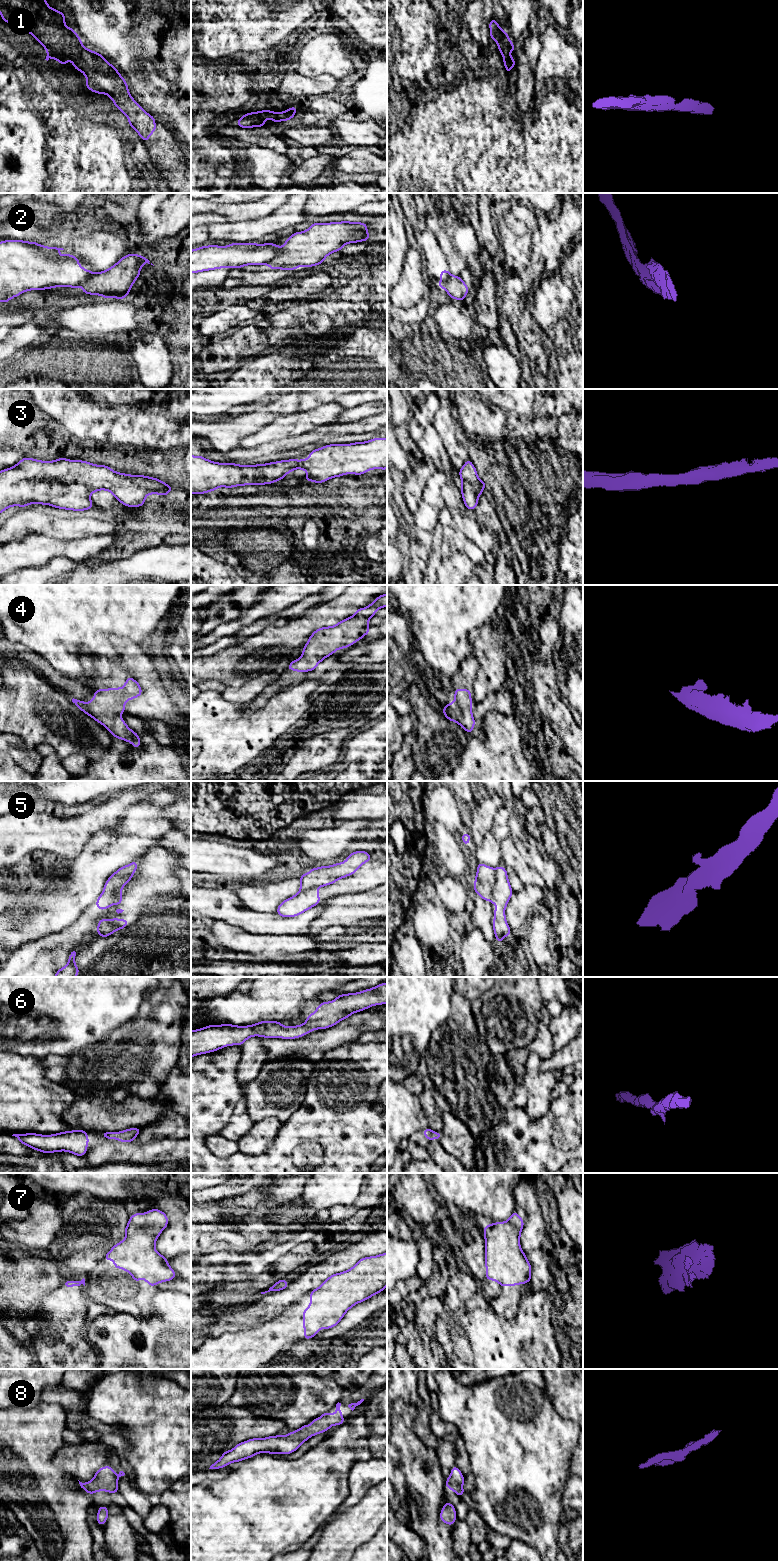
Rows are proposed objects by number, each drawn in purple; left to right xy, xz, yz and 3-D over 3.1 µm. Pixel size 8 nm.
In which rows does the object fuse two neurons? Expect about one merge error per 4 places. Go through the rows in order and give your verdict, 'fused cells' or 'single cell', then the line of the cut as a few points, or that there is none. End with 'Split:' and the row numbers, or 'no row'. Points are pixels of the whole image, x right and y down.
1: single cell; cut none
2: fused cells; cut xz (282, 248), (267, 264)
3: single cell; cut none
4: single cell; cut none
5: fused cells; cut yz (496, 869), (496, 880), (491, 900)
6: single cell; cut none
7: single cell; cut none
8: single cell; cut none
Split: 2, 5

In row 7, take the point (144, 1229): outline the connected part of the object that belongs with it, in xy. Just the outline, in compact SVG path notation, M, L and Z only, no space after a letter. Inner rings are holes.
M158 1209L131 1215L124 1228L125 1239L114 1245L103 1259L113 1260L116 1269L131 1273L137 1283L141 1278L149 1286L173 1280L176 1274L168 1259L155 1249L156 1240L167 1226L167 1215Z

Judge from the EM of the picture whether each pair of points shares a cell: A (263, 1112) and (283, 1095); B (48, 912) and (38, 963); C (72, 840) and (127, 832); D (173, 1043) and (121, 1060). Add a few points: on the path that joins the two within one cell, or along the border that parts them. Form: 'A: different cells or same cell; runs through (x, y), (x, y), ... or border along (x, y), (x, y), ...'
A: same cell; runs through (268, 1107), (278, 1097)
B: different cells; border along (65, 927), (21, 945)
C: different cells; border along (117, 823), (110, 828), (102, 828), (95, 834)
D: same cell; runs through (160, 1043), (153, 1043), (134, 1059)

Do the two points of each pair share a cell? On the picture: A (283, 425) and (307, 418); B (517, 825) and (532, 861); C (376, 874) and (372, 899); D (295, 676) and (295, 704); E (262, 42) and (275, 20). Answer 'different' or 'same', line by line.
A: same
B: same
C: different
D: different
E: same

